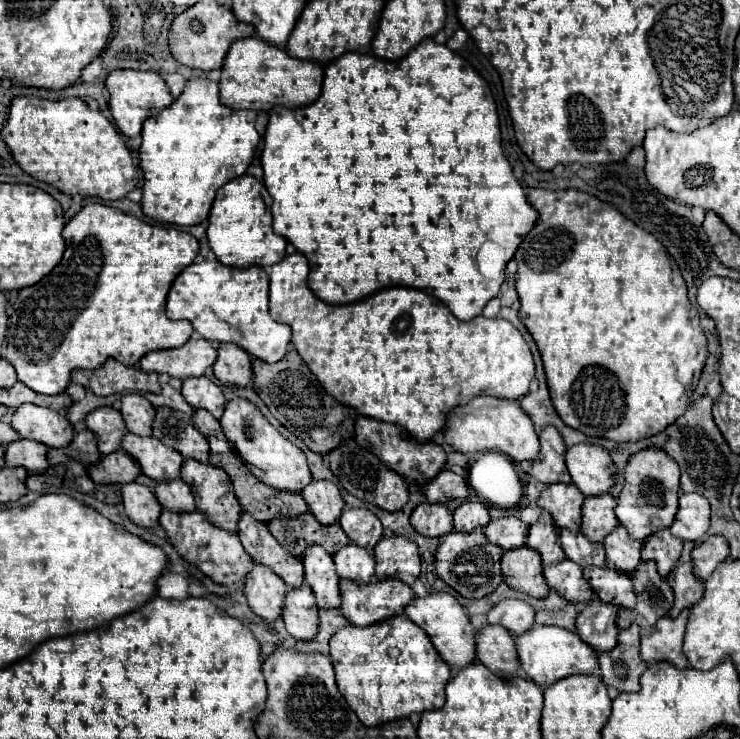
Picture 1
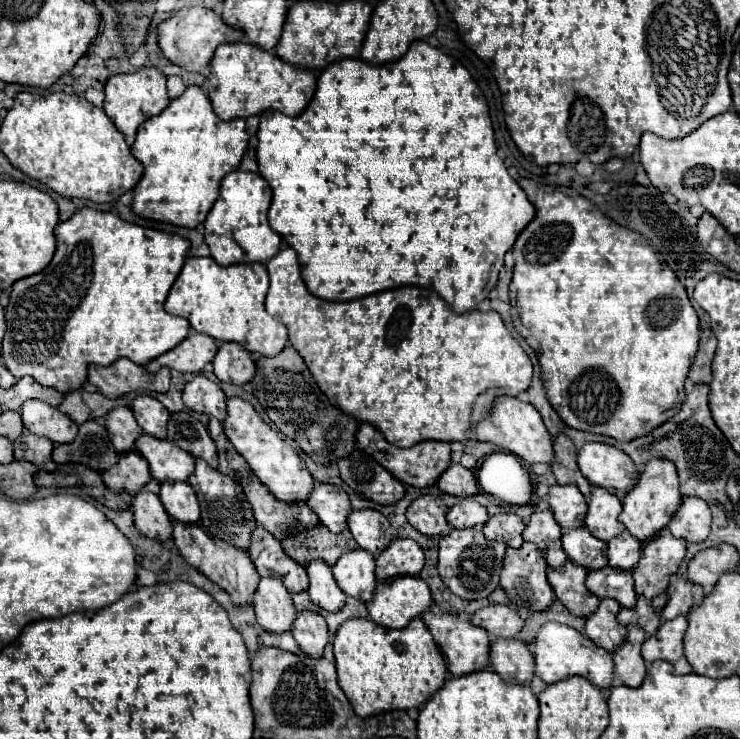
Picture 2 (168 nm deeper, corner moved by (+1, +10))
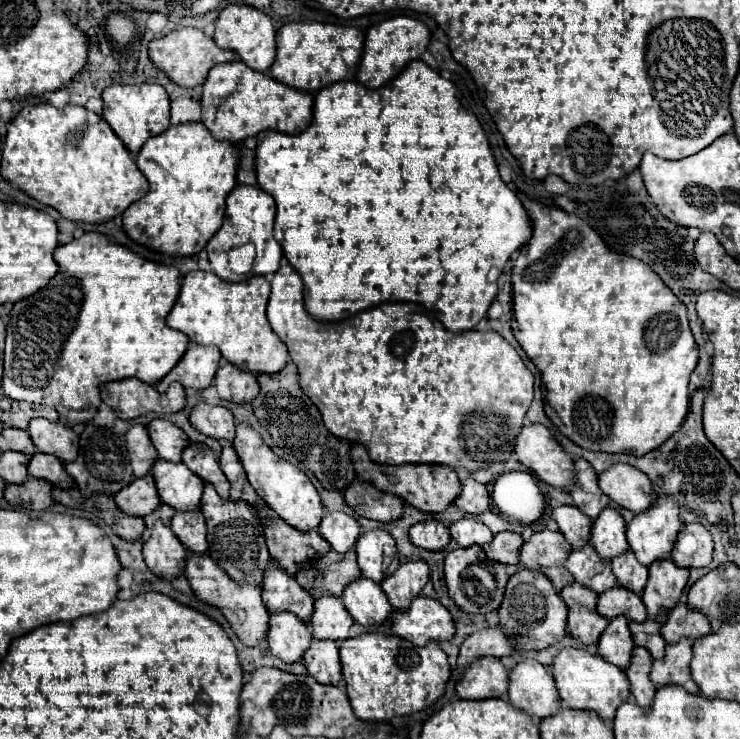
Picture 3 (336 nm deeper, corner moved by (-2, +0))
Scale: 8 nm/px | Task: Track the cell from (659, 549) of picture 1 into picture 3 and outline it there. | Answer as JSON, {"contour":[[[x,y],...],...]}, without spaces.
{"contour":[[[671,558],[653,562],[649,566],[647,588],[641,594],[649,616],[655,618],[661,608],[671,610],[679,602],[687,580],[689,580],[689,570],[675,566]]]}

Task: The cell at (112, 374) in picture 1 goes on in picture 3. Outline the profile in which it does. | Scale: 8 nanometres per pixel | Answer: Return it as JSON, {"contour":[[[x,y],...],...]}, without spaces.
{"contour":[[[125,378],[107,382],[101,386],[101,398],[121,420],[133,420],[149,412],[175,414],[185,408],[185,388],[179,382],[171,384],[165,394],[159,394],[155,386],[143,384],[137,378]]]}

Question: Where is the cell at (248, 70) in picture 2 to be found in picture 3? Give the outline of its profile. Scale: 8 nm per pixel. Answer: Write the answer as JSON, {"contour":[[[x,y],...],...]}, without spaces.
{"contour":[[[227,62],[213,66],[203,84],[201,122],[213,132],[215,140],[239,144],[263,130],[299,134],[307,130],[313,116],[313,98],[307,92],[289,88],[275,78],[255,72],[243,62]]]}

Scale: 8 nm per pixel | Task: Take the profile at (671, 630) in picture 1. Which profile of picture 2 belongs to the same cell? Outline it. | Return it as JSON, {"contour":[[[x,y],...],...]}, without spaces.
{"contour":[[[676,616],[674,620],[662,622],[658,632],[644,642],[642,658],[646,662],[666,660],[676,668],[676,674],[692,672],[692,666],[688,664],[682,648],[682,638],[686,628],[688,628],[688,622],[684,616]]]}

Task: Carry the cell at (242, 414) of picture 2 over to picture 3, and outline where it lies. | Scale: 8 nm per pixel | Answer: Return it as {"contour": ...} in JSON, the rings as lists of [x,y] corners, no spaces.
{"contour":[[[249,424],[237,426],[233,450],[237,452],[239,462],[245,468],[249,484],[265,500],[265,504],[281,516],[281,520],[285,520],[289,526],[297,528],[299,532],[311,532],[319,526],[319,520],[323,520],[325,516],[325,508],[311,480],[295,464],[281,460],[269,446],[261,442],[259,434]]]}

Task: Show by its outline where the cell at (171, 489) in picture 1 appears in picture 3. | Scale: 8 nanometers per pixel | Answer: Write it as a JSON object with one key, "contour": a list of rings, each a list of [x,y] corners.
{"contour":[[[199,510],[197,512],[177,512],[175,518],[171,520],[171,530],[181,540],[181,544],[185,544],[187,550],[195,554],[207,552],[207,530],[205,530],[203,514]]]}

